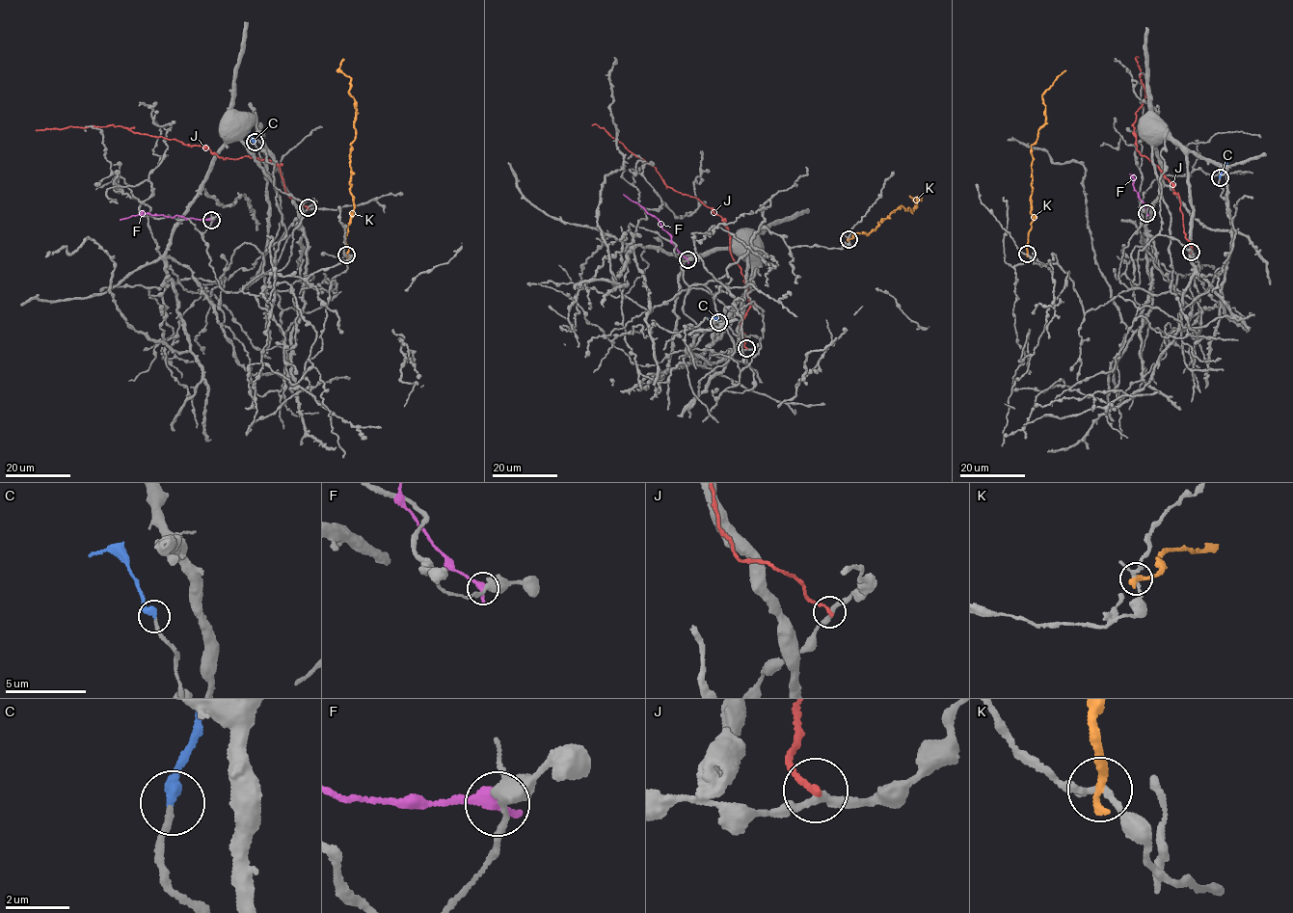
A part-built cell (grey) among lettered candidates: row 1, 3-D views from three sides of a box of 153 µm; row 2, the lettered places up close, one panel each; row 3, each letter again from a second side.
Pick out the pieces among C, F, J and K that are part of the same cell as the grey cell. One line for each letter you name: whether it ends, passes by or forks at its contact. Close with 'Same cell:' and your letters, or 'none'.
C: it ends
Same cell: C

